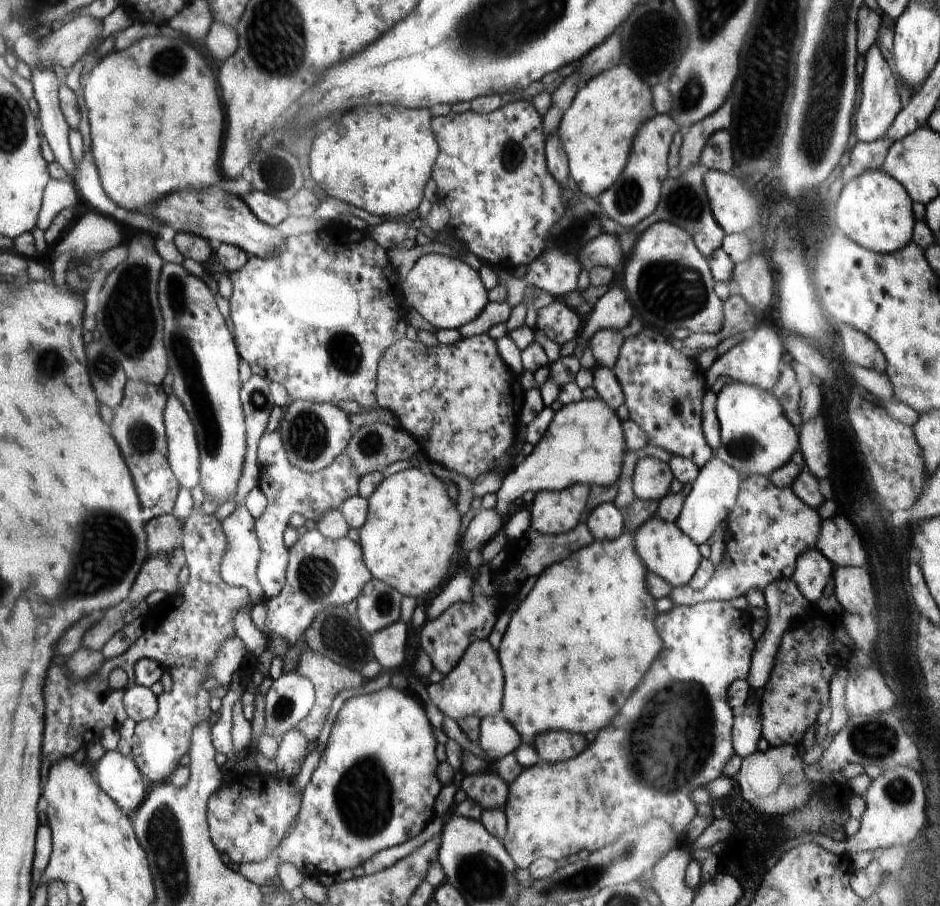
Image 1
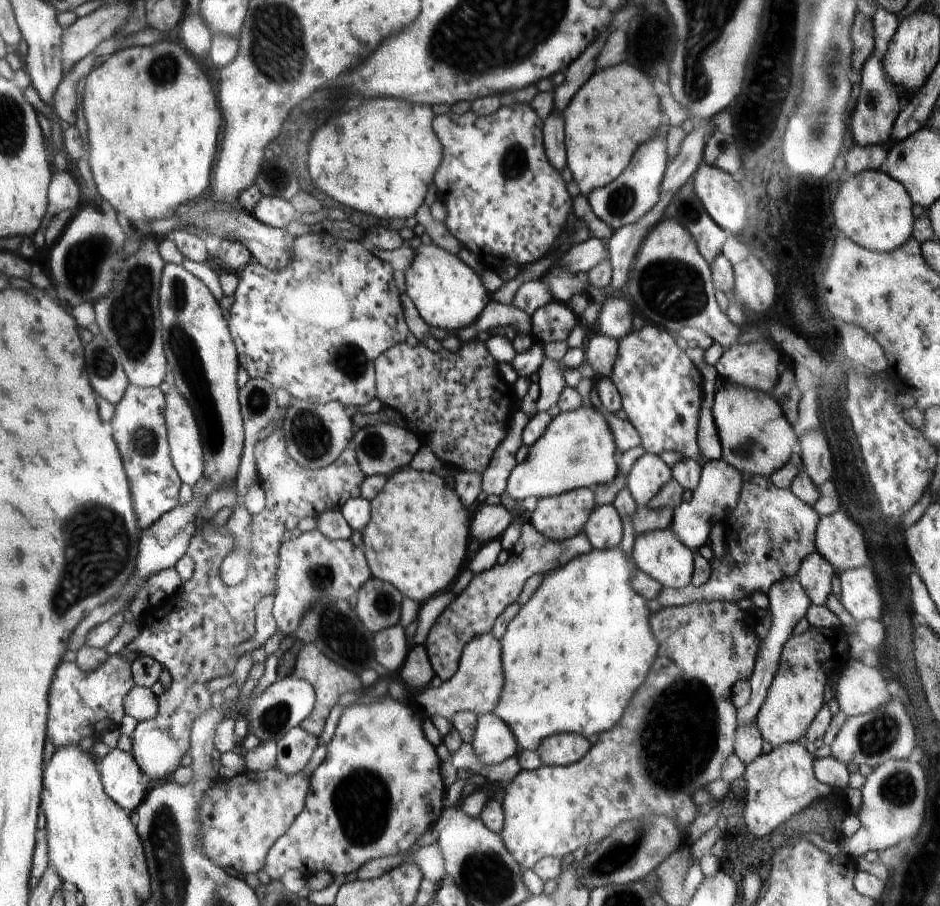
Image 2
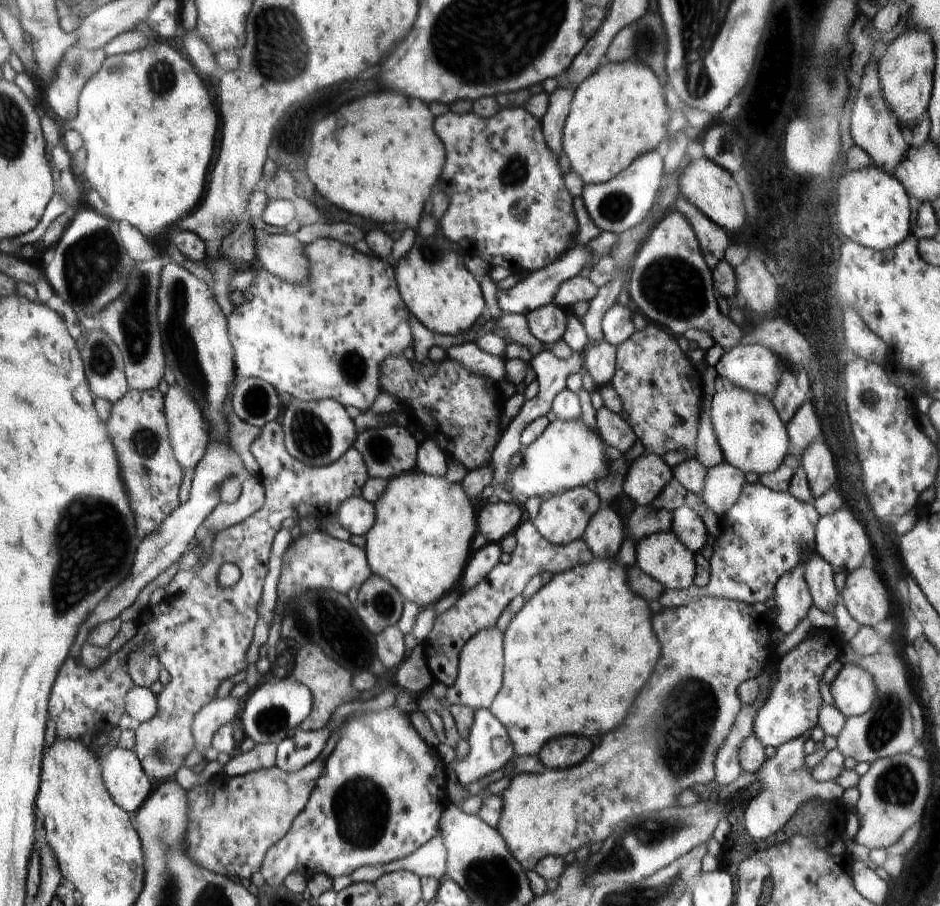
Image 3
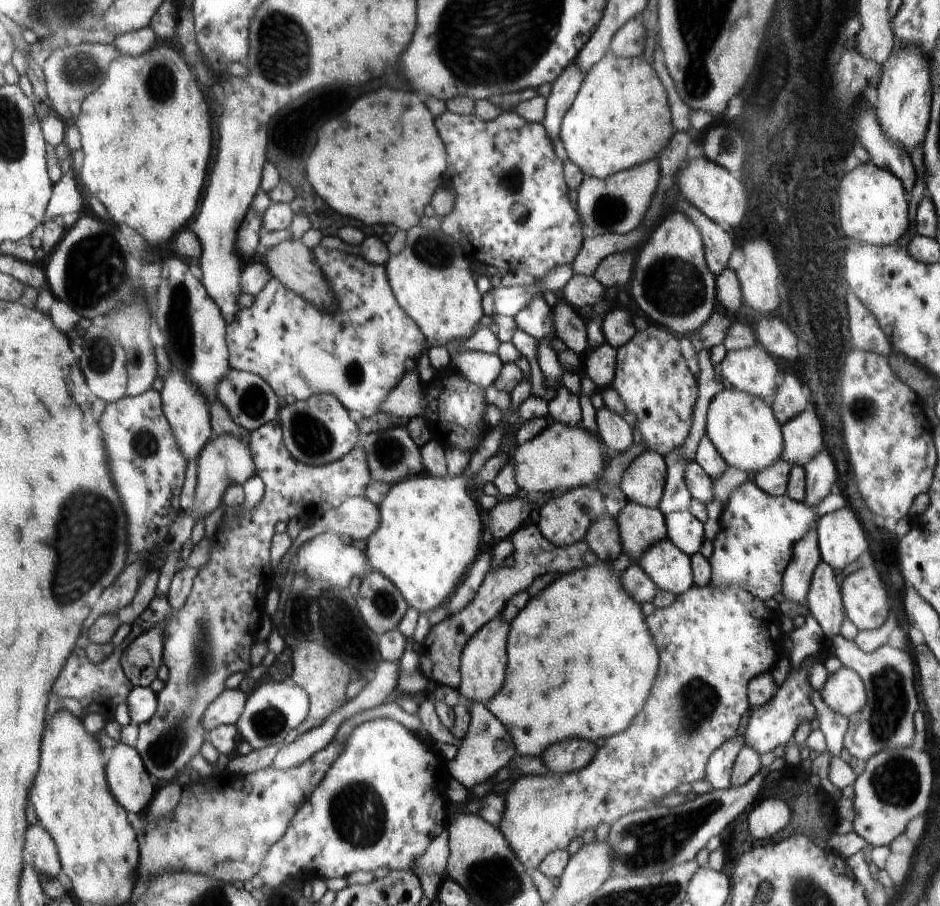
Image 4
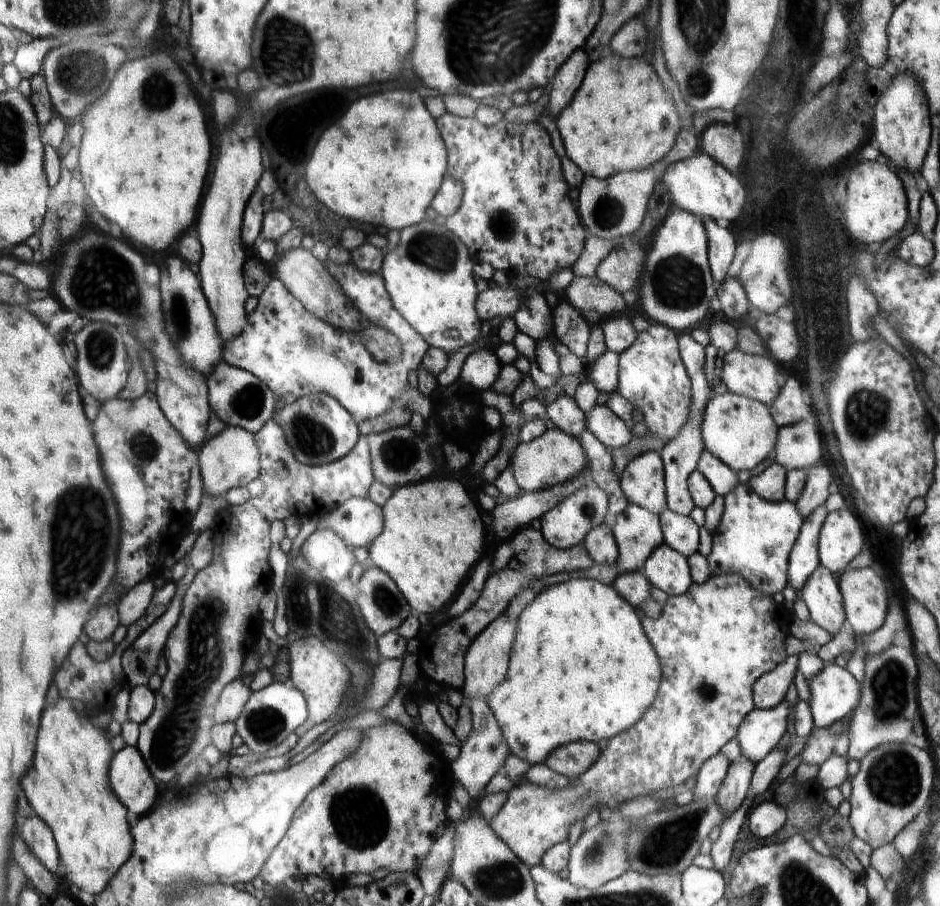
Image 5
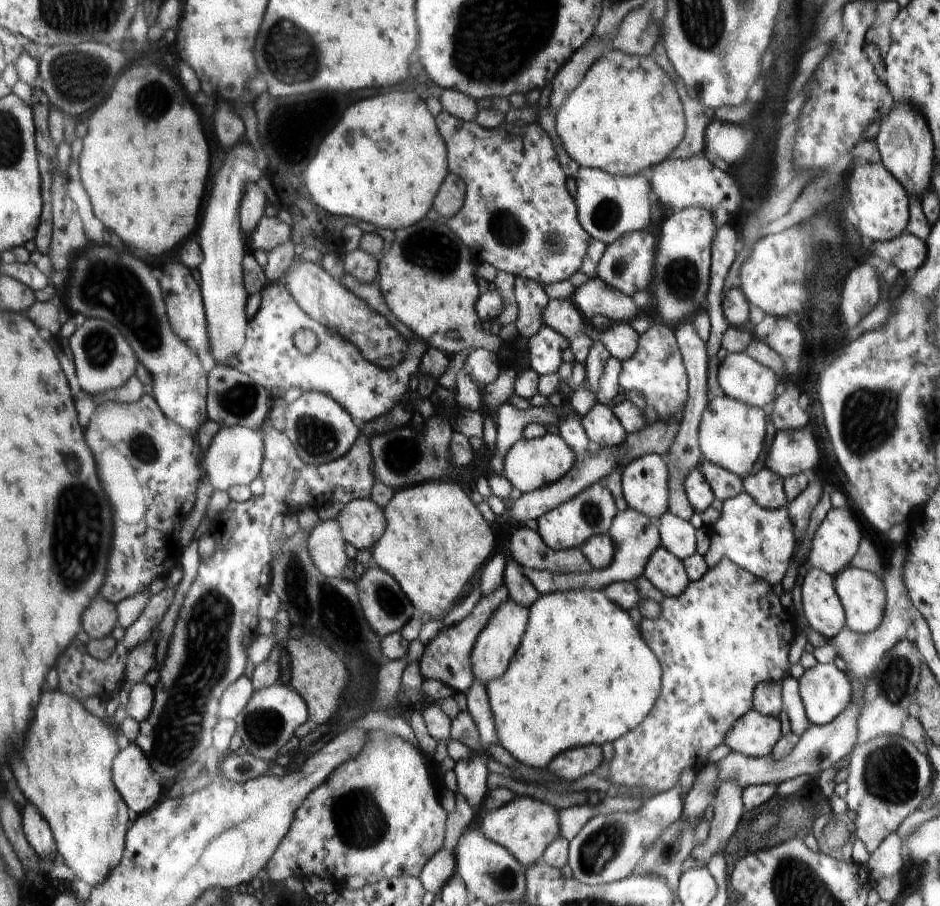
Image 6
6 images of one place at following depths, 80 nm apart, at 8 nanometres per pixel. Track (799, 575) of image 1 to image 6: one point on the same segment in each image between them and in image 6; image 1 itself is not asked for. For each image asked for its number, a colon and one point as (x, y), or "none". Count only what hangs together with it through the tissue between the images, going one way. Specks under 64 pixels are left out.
2: (815, 575)
3: (819, 575)
4: (824, 601)
5: (820, 592)
6: (824, 612)

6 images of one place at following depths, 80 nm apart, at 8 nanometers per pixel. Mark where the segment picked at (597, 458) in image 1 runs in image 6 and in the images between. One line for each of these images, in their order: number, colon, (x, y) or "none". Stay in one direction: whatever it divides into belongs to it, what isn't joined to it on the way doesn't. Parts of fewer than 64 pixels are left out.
2: (576, 451)
3: (567, 454)
4: (558, 459)
5: (554, 458)
6: (530, 464)

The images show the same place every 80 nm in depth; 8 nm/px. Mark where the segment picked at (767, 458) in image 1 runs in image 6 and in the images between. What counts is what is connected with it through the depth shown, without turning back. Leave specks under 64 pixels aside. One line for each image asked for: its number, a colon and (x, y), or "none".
2: (757, 438)
3: (753, 438)
4: (743, 428)
5: (740, 431)
6: (731, 433)

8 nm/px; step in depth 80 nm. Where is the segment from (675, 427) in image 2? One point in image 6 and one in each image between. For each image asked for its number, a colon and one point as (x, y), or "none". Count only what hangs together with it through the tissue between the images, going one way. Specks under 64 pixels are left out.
3: (660, 388)
4: (654, 381)
5: (653, 377)
6: (657, 370)

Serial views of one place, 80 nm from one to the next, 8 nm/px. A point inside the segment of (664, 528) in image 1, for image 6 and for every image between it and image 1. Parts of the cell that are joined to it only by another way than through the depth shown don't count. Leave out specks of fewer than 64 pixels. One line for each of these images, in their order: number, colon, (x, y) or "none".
2: (662, 554)
3: (661, 555)
4: (669, 568)
5: (666, 569)
6: (666, 573)

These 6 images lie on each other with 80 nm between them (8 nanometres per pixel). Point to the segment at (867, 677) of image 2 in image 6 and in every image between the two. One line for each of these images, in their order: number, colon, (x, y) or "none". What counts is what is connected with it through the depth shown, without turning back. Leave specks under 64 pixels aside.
3: (854, 691)
4: (844, 692)
5: (834, 693)
6: (825, 691)

